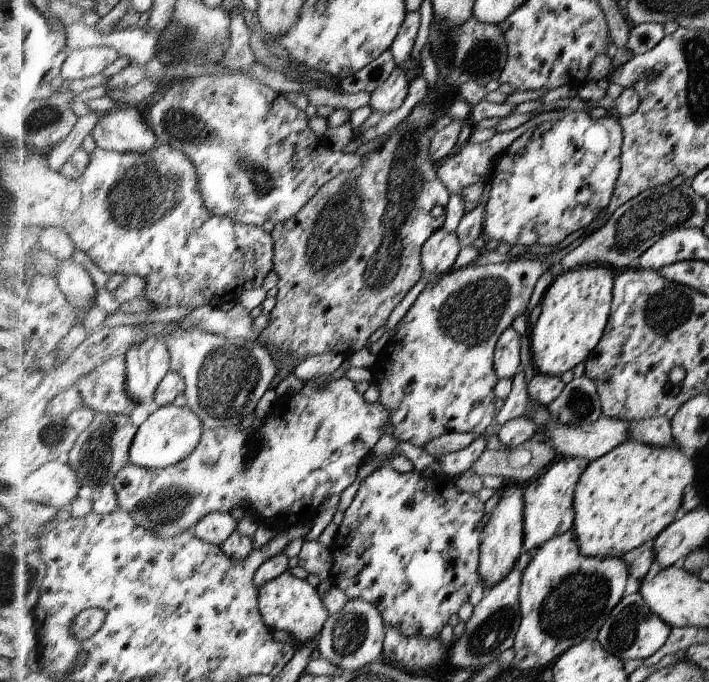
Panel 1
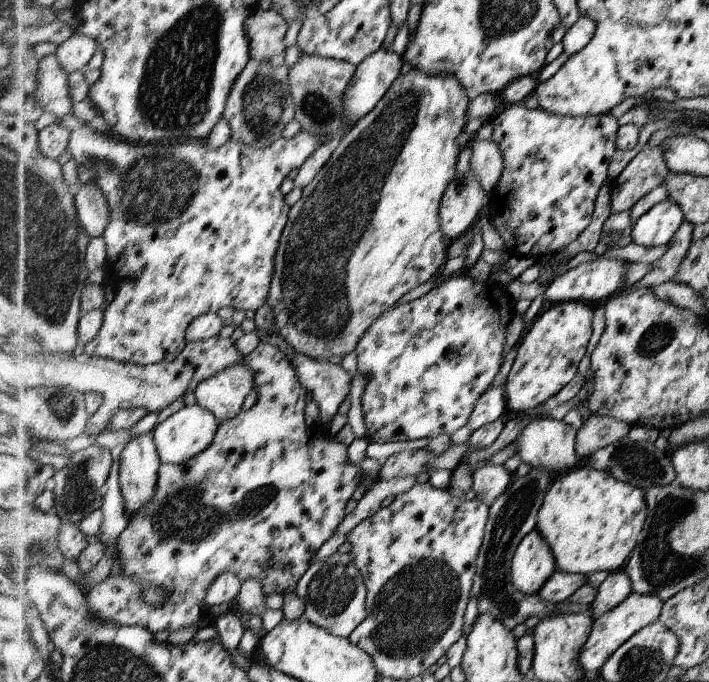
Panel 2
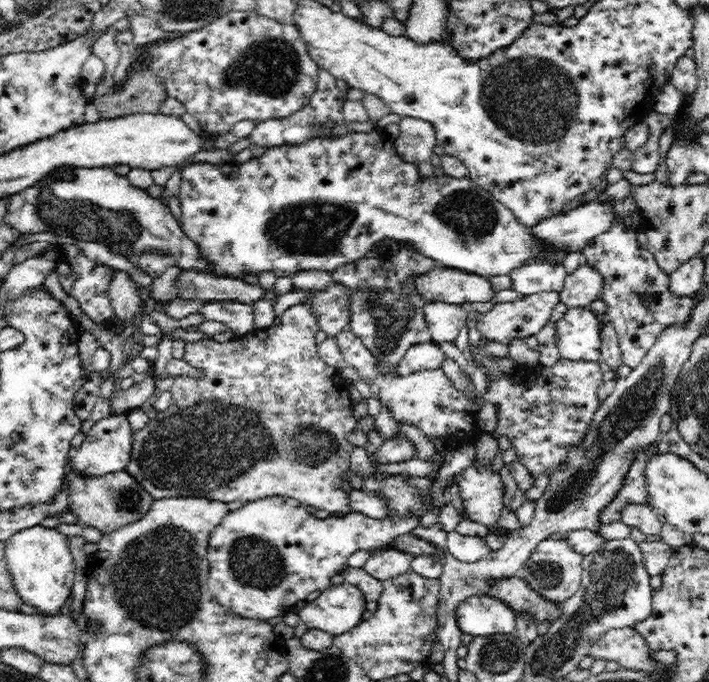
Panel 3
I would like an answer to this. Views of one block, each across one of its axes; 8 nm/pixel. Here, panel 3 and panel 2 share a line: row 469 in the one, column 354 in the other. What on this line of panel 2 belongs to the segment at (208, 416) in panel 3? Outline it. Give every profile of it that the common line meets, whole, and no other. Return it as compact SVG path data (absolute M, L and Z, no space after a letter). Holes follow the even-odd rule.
M413 68L406 74L400 73L396 78L396 84L392 84L392 92L388 92L388 96L382 96L380 102L363 116L348 134L344 134L344 138L337 143L337 147L332 151L326 164L316 173L314 180L302 189L302 197L288 211L288 220L274 256L274 276L267 298L267 303L274 314L276 334L282 336L295 352L321 361L340 360L340 356L345 356L359 347L368 330L372 328L372 324L376 324L376 320L384 316L385 310L398 302L402 296L408 296L408 292L412 292L412 289L420 284L428 284L428 280L440 265L446 263L449 246L444 242L439 208L442 206L444 192L447 192L448 186L456 176L456 162L460 156L458 134L466 124L466 110L468 110L468 94L460 86L460 81L456 80L454 74L428 76L418 68ZM358 220L364 222L370 220L368 226L374 226L374 230L362 226L364 222ZM358 246L368 246L368 250L358 252Z

